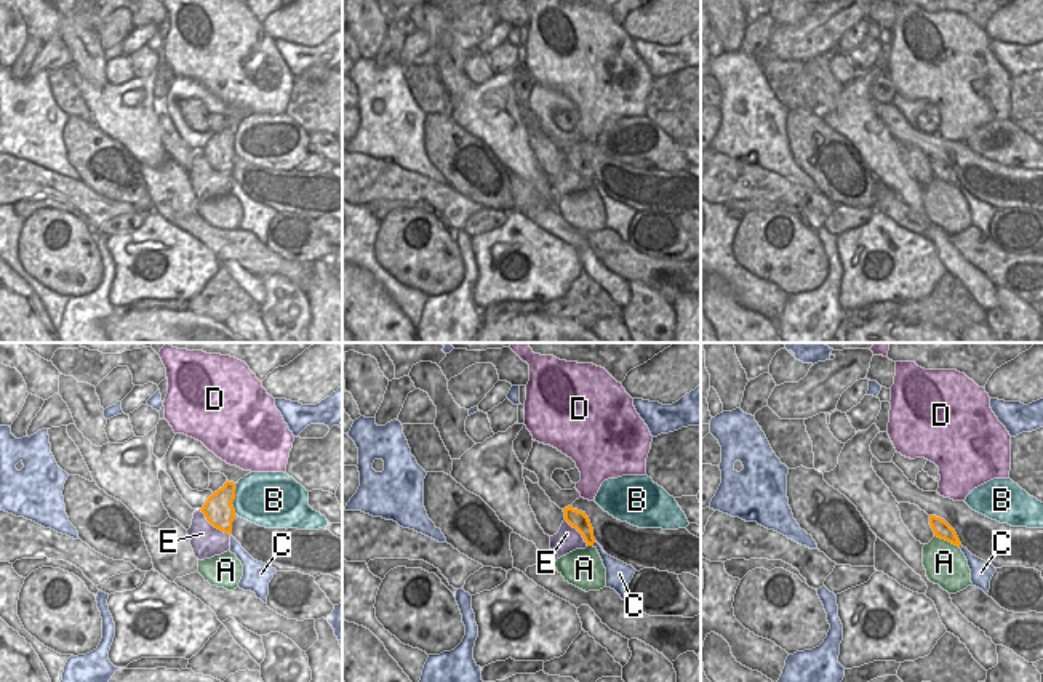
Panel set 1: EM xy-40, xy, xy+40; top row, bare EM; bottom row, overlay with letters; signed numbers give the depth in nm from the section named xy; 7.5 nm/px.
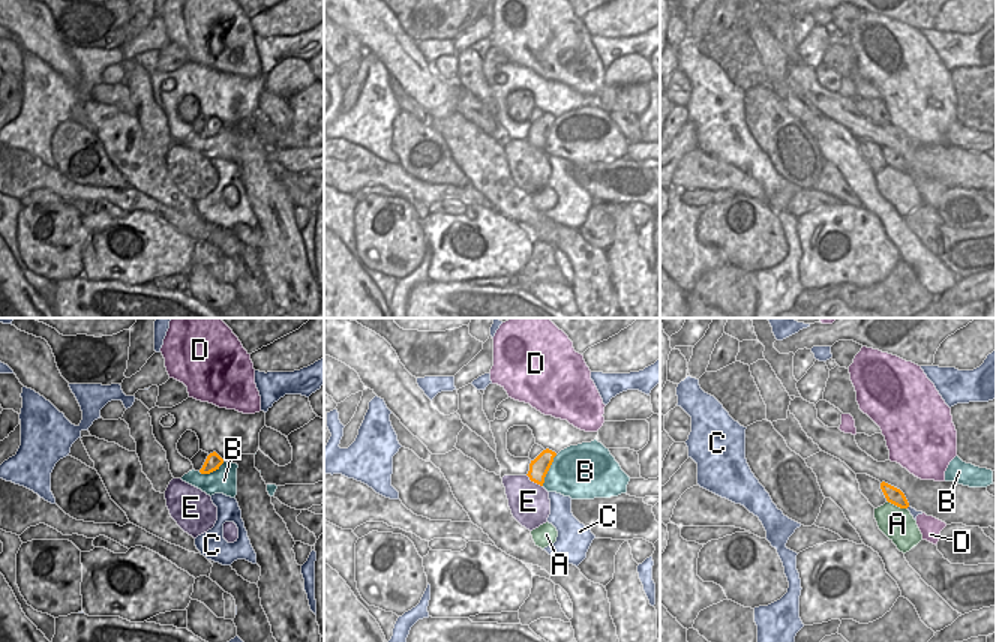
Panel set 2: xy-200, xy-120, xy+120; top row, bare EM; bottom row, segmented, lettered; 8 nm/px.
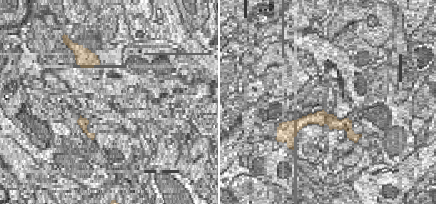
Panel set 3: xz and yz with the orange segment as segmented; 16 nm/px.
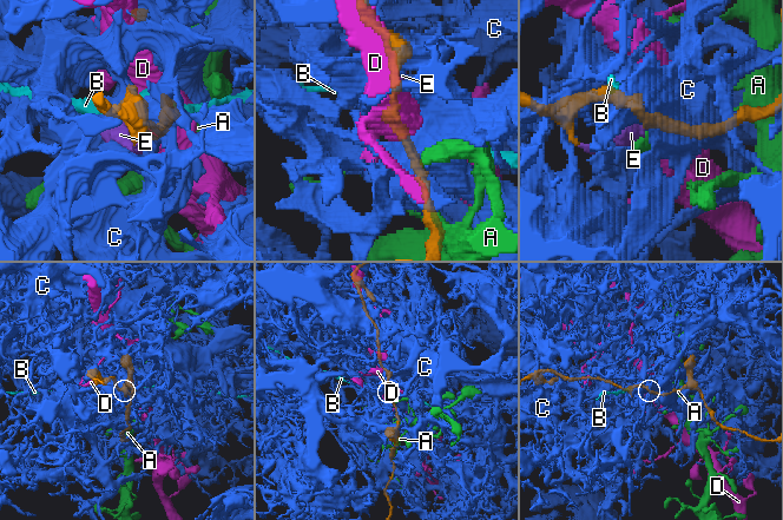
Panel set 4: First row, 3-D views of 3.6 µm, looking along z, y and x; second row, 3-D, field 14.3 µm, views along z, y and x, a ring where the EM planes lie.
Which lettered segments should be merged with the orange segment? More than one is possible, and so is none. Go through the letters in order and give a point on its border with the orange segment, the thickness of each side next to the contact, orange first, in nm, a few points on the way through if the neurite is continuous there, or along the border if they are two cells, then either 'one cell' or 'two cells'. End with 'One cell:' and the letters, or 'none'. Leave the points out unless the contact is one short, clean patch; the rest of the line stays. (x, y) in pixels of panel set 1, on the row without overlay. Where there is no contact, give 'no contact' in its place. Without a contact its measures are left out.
A: xy+40 (947, 181) | 130/320 nm | two cells
B: xy-40 (234, 140) | 220/400 nm | along xy-40 (235, 125), (234, 154) | two cells
C: xy (594, 183) | 140/130 nm | two cells
D: no contact | two cells
E: xy-40 (213, 167) | 220/240 nm | one cell
One cell: E

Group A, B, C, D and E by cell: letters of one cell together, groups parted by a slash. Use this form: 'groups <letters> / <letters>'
groups A / B / C / D / E

